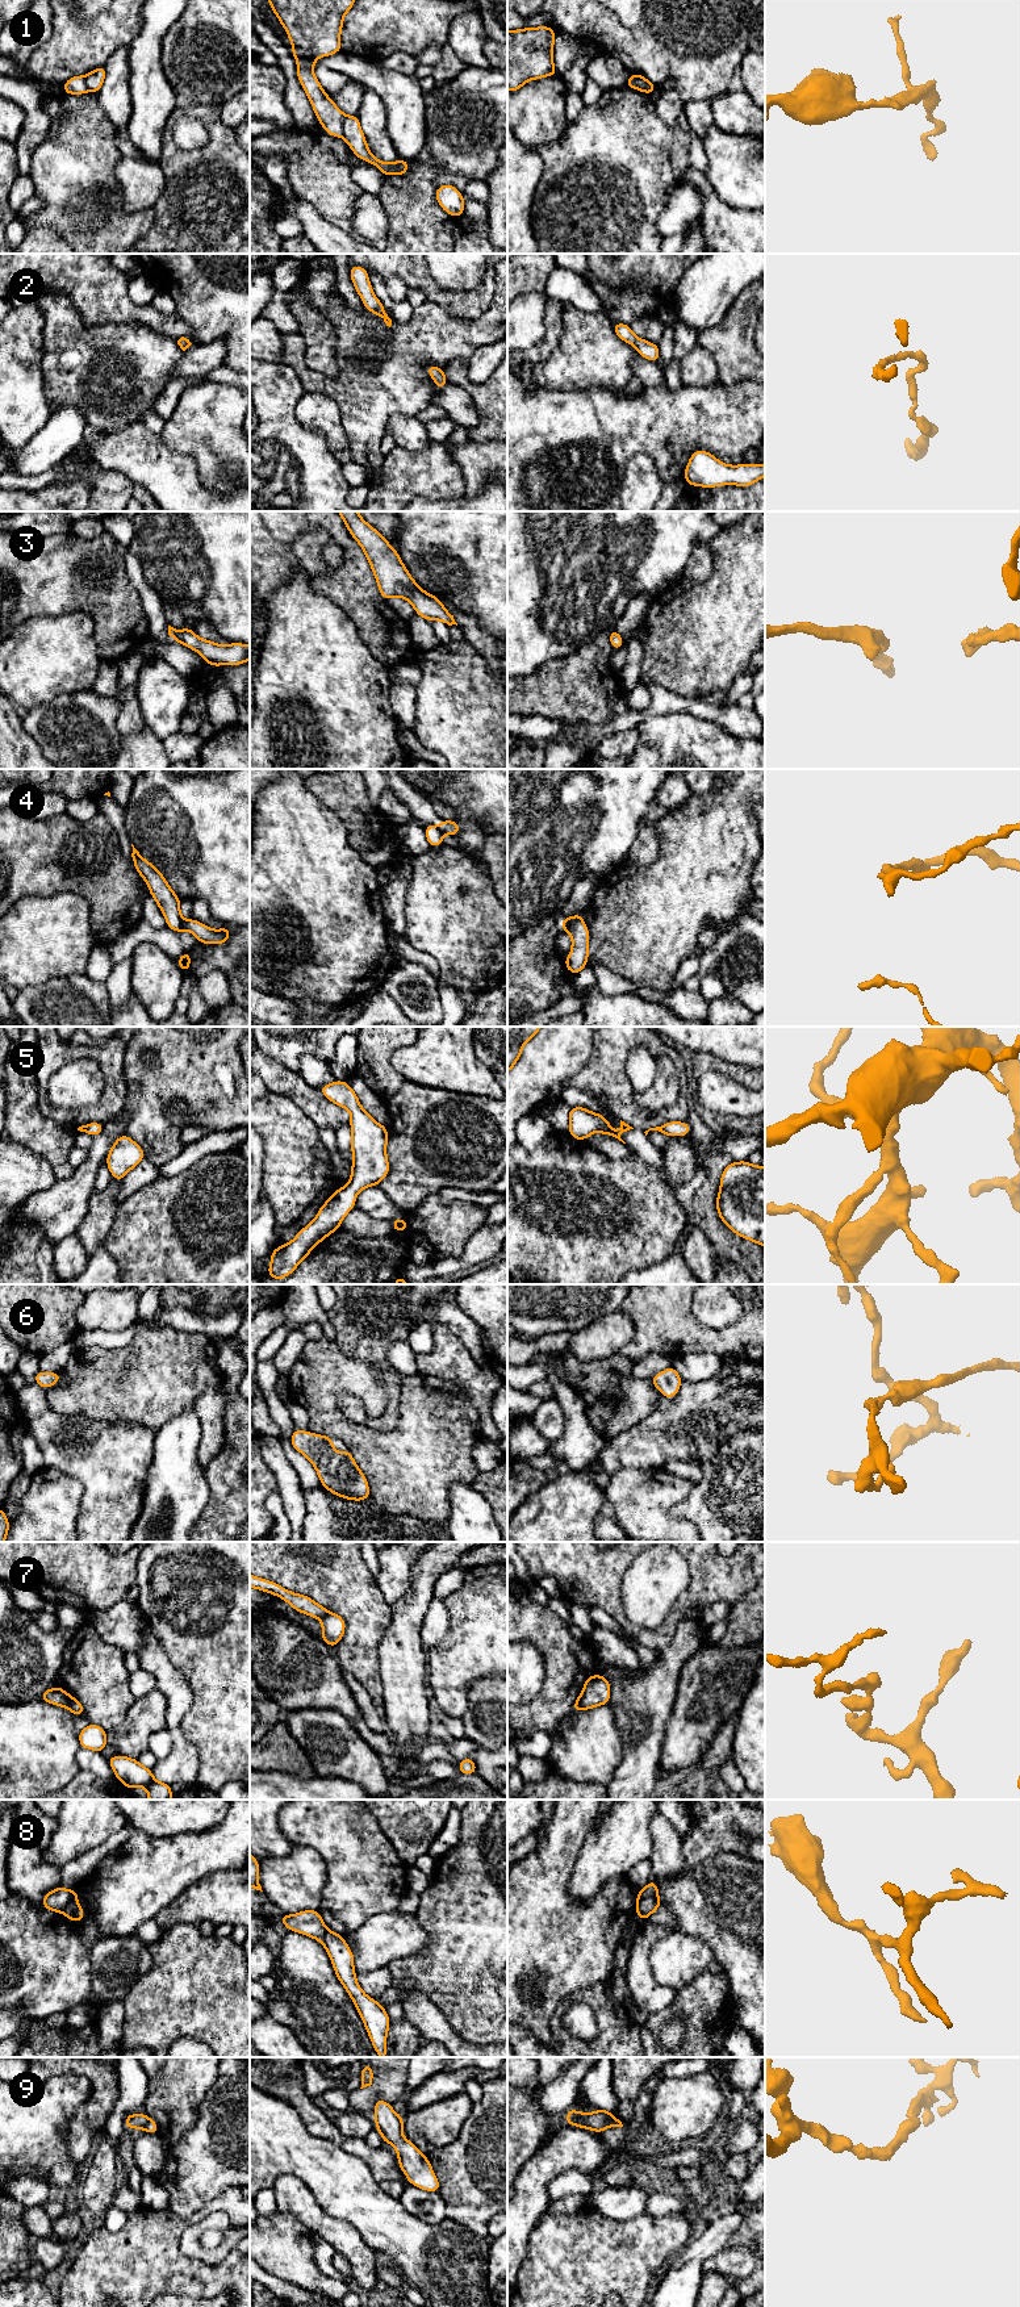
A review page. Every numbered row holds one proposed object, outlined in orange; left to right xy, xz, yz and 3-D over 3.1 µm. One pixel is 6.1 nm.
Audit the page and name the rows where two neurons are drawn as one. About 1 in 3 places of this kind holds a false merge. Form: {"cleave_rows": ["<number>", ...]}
{"cleave_rows": ["1", "4", "7", "8"]}

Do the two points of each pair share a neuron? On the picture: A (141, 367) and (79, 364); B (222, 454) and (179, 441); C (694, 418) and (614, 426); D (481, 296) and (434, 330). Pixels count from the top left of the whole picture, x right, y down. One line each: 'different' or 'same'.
A: same
B: same
C: same
D: different

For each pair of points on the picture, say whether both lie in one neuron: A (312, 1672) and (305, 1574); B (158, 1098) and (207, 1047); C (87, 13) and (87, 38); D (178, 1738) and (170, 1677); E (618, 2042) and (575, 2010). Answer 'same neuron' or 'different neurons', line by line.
A: different neurons
B: same neuron
C: different neurons
D: same neuron
E: different neurons

